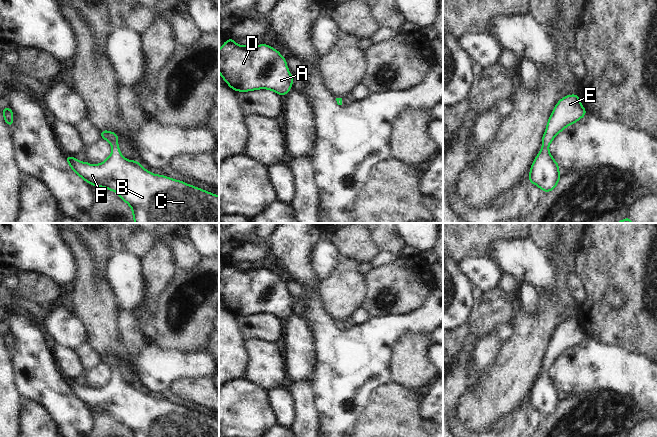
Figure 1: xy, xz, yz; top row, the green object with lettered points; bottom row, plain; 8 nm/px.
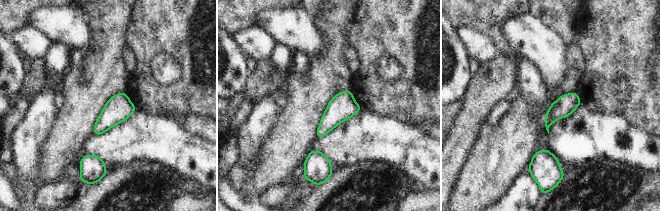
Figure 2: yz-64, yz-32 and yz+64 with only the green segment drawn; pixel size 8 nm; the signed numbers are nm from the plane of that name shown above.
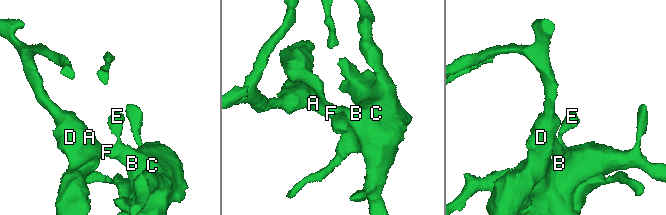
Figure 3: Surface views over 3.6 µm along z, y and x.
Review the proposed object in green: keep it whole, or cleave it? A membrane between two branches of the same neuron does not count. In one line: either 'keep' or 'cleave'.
keep

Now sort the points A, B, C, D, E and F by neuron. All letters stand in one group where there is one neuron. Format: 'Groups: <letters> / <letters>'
Groups: A B C D E F.

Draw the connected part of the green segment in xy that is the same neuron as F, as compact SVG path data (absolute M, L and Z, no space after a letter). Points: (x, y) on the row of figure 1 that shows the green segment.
M103 130L101 138L112 145L111 155L98 165L66 156L74 172L87 183L119 194L132 208L135 223L219 223L219 196L163 175L145 170L137 161L125 159L118 147L118 134Z

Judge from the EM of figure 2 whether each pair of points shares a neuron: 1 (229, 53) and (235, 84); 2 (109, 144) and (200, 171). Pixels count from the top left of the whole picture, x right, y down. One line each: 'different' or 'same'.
1: same
2: same

